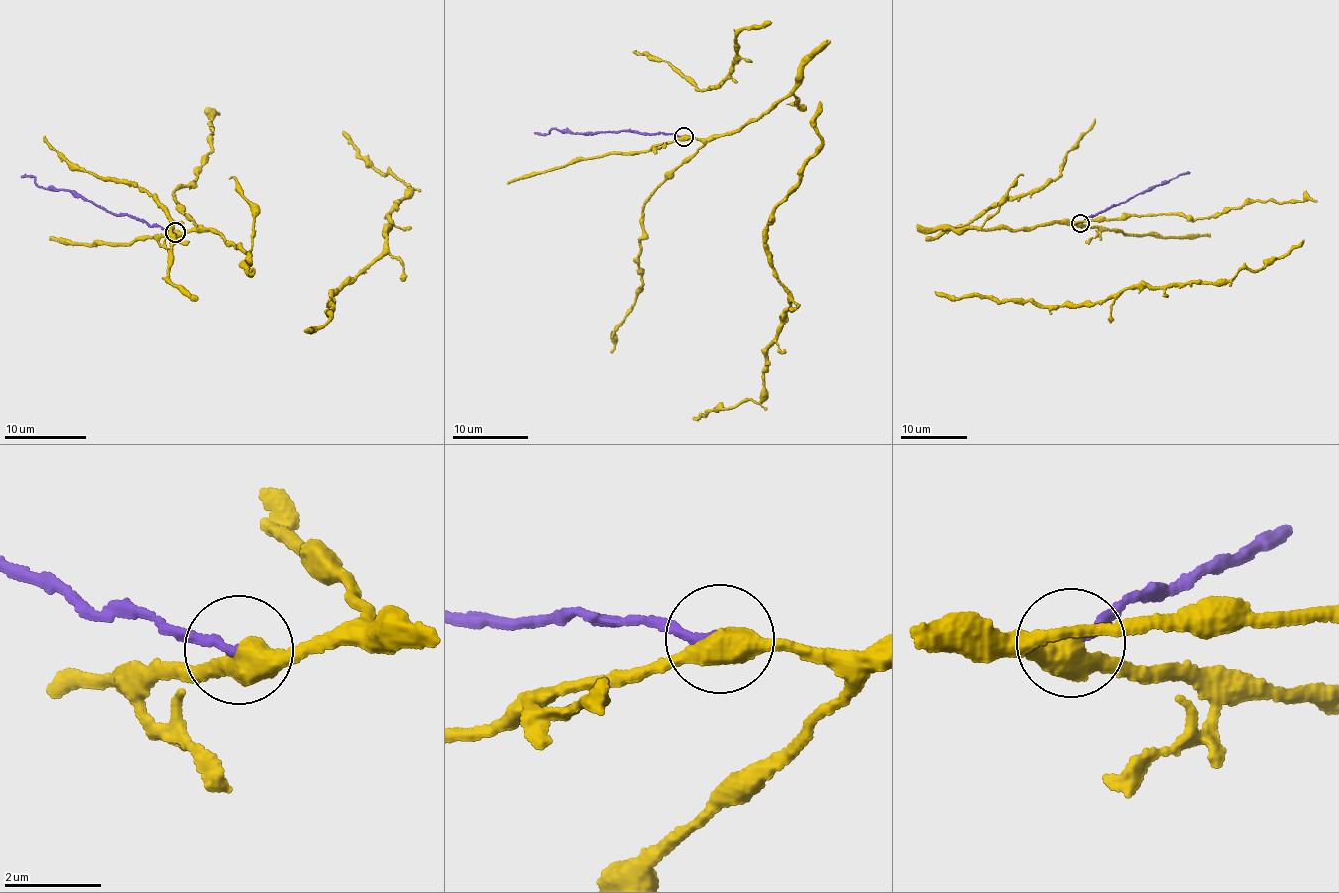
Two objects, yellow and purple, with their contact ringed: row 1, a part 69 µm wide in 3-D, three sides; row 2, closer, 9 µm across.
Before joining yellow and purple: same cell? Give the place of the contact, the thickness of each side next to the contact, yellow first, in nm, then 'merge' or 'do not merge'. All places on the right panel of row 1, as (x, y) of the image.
at (1080, 223); 480 nm thick on the yellow side, 160 nm on the other; do not merge

